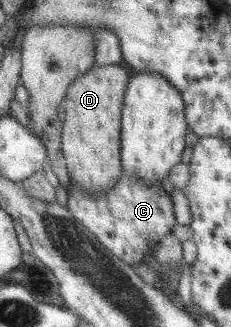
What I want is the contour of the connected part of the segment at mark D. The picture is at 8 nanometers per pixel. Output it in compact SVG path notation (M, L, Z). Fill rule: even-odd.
M123 64L93 66L76 78L63 97L64 114L60 136L61 154L64 156L70 184L88 194L103 194L123 175L120 161L121 105L130 79Z

